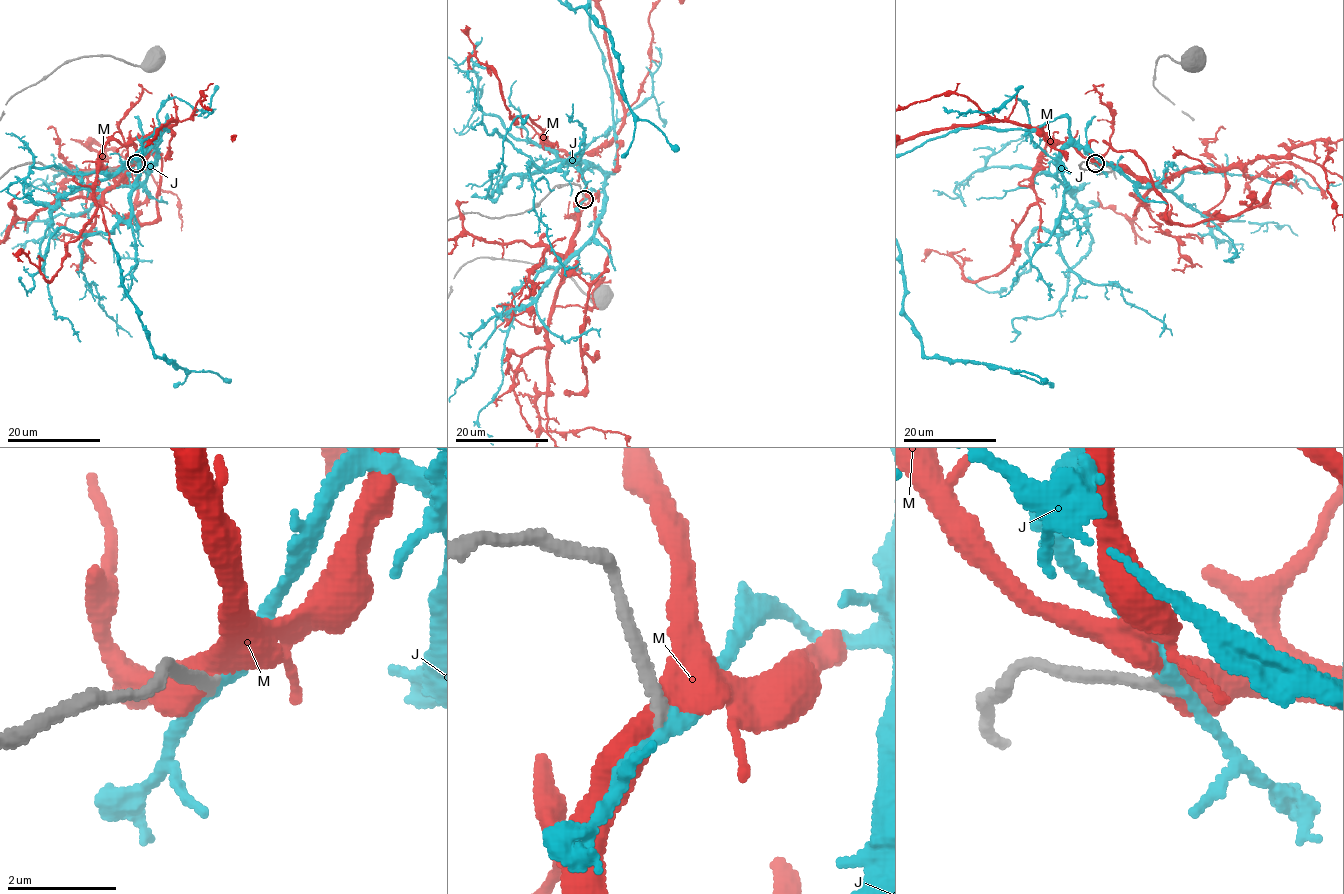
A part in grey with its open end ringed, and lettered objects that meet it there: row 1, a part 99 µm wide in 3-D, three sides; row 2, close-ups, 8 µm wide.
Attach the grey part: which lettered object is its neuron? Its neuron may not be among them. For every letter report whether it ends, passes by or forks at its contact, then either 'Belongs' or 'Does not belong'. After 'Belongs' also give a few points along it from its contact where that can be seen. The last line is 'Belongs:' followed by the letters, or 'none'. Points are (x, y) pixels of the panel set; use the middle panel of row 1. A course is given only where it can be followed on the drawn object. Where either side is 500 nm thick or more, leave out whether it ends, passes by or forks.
J: It passes by. Belongs
M: Does not belong
Belongs: J

